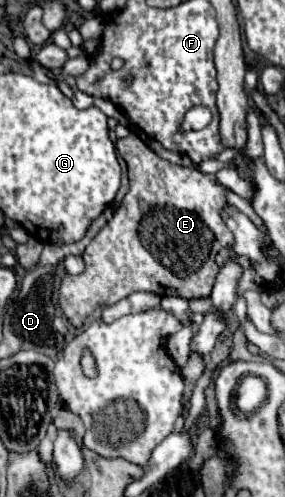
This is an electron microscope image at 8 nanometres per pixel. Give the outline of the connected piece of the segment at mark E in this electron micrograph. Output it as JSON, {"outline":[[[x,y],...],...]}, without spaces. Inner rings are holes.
{"outline":[[[128,135],[118,141],[118,151],[126,159],[130,191],[126,193],[120,207],[114,211],[110,223],[90,241],[82,259],[86,263],[84,273],[72,277],[64,275],[60,285],[60,307],[64,317],[74,325],[82,327],[82,321],[102,305],[112,305],[134,291],[152,291],[156,295],[178,295],[184,299],[208,297],[218,275],[214,257],[222,247],[234,245],[234,235],[226,229],[222,209],[228,205],[226,187],[216,175],[204,175],[198,169],[182,167],[158,157],[140,137]]]}

